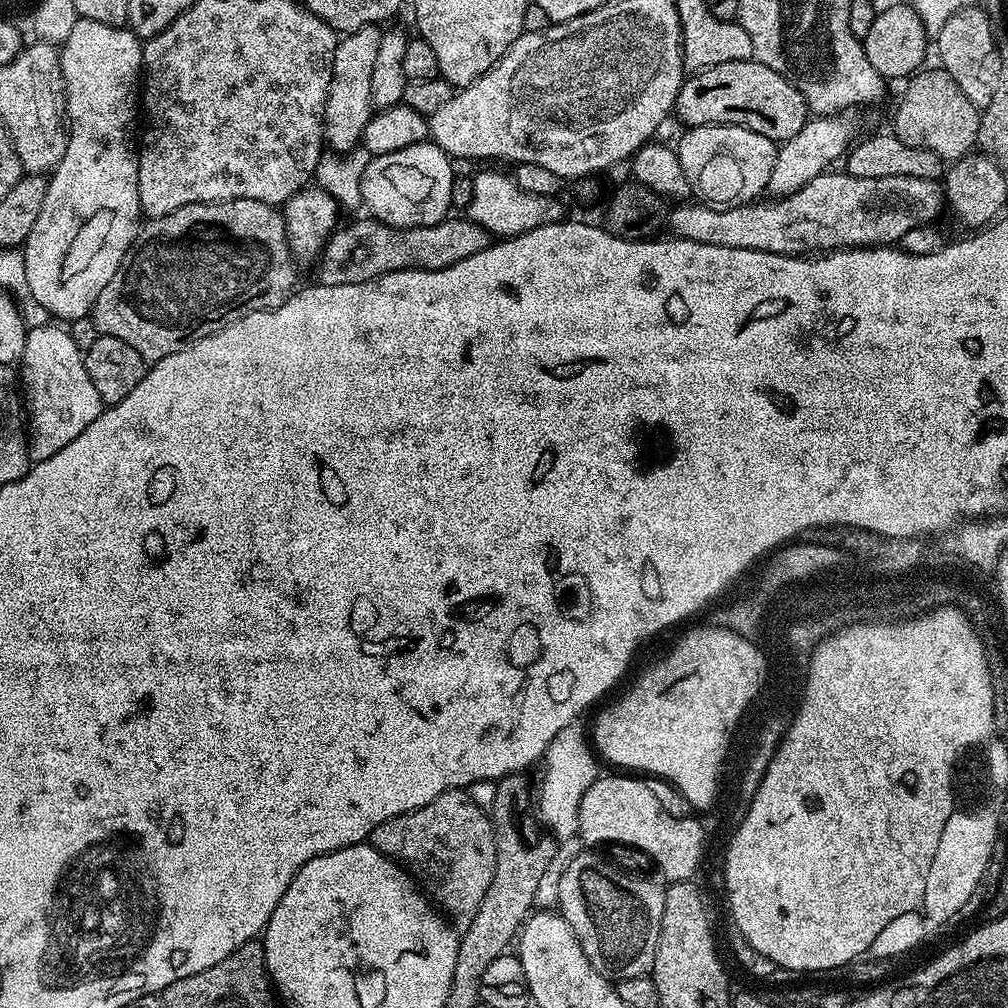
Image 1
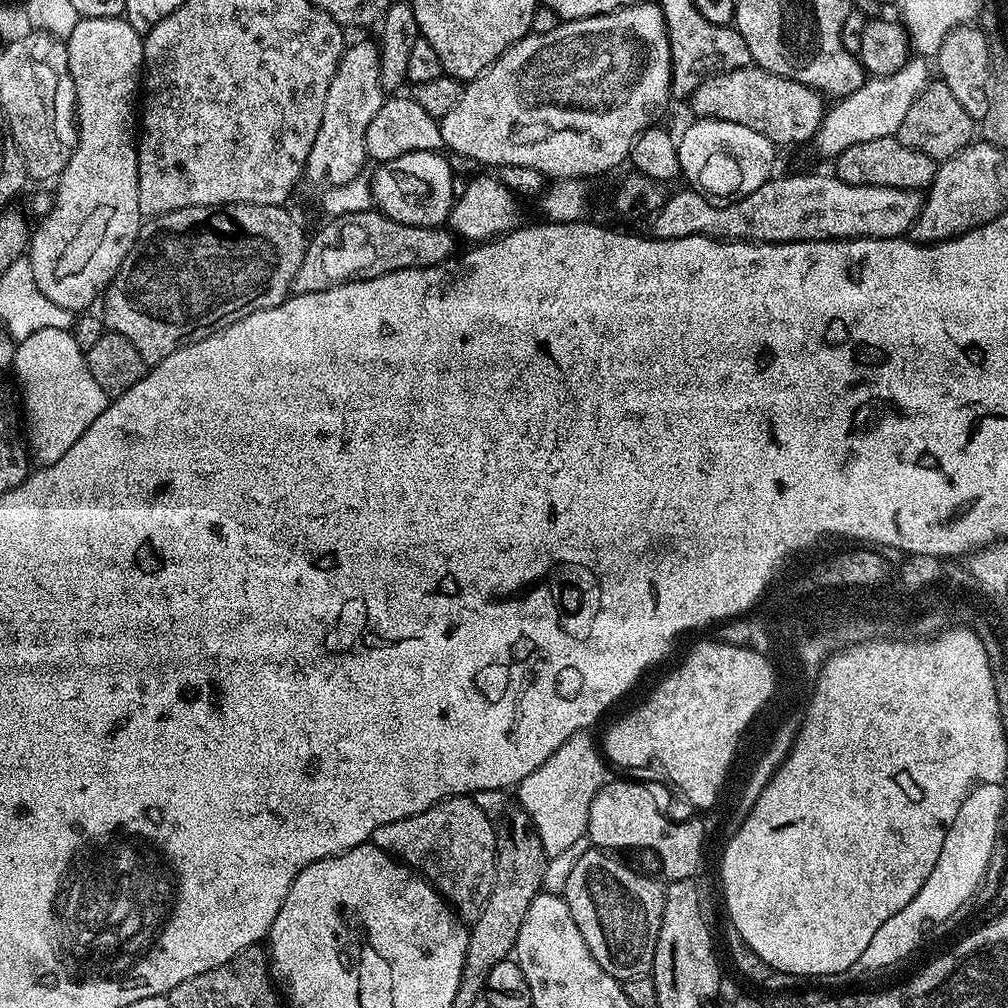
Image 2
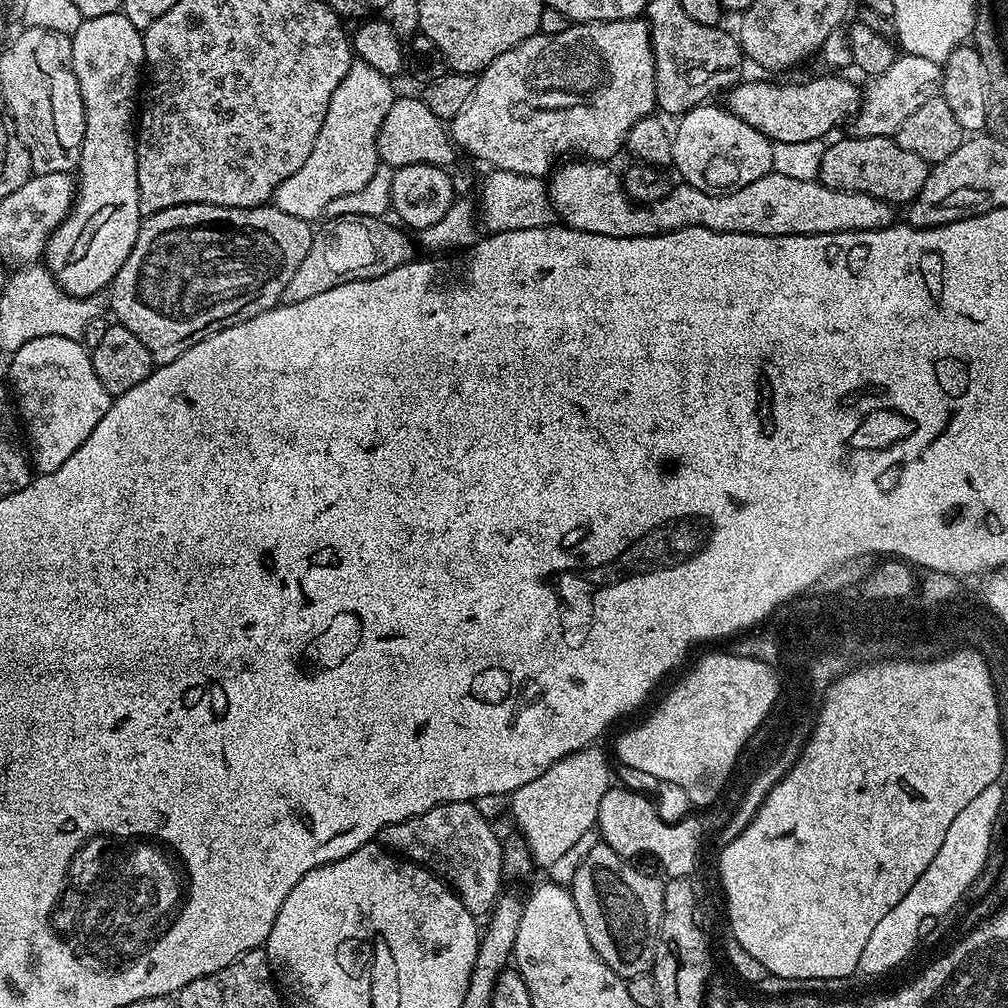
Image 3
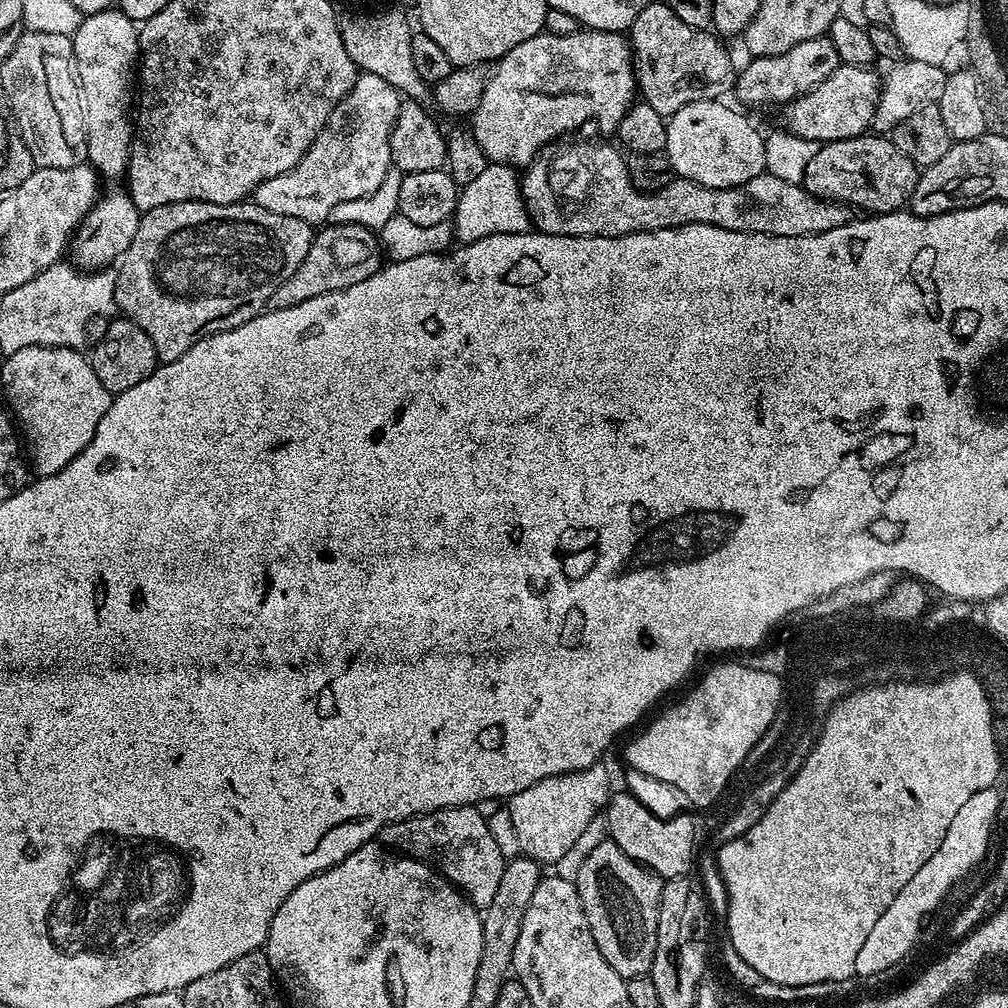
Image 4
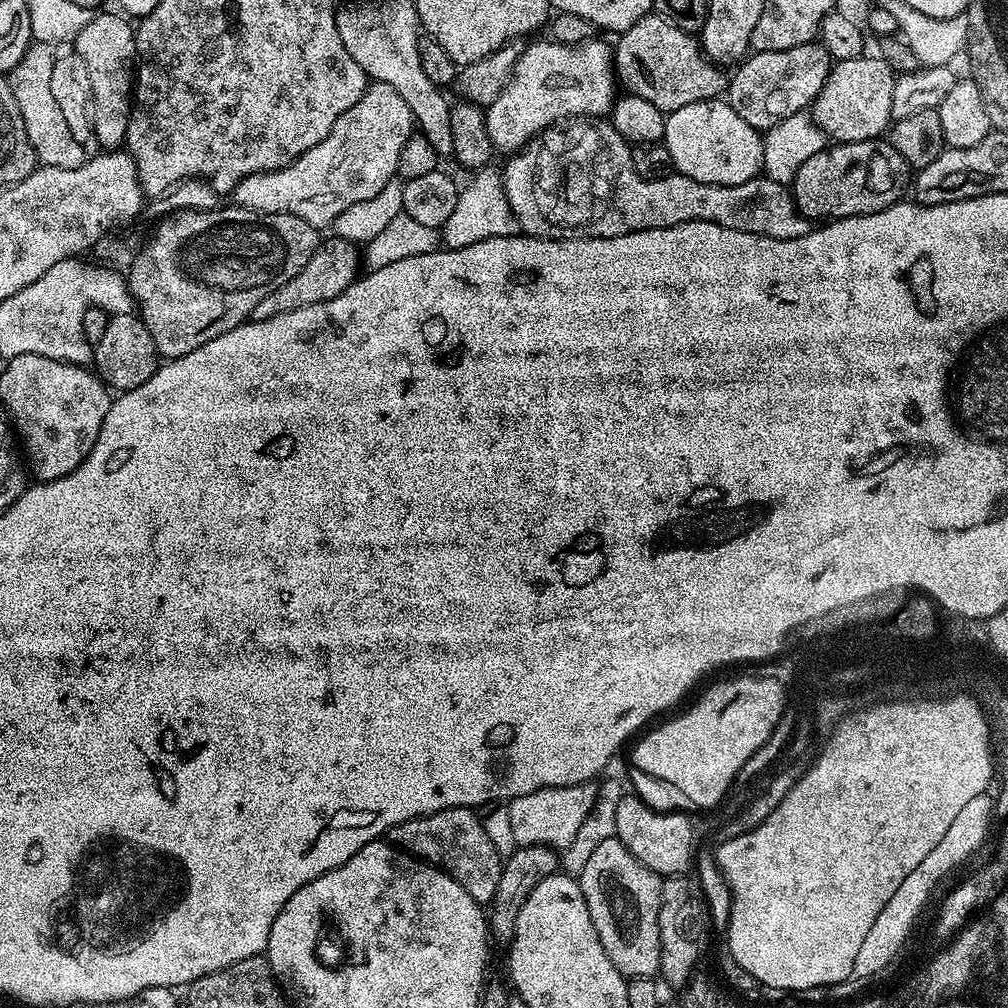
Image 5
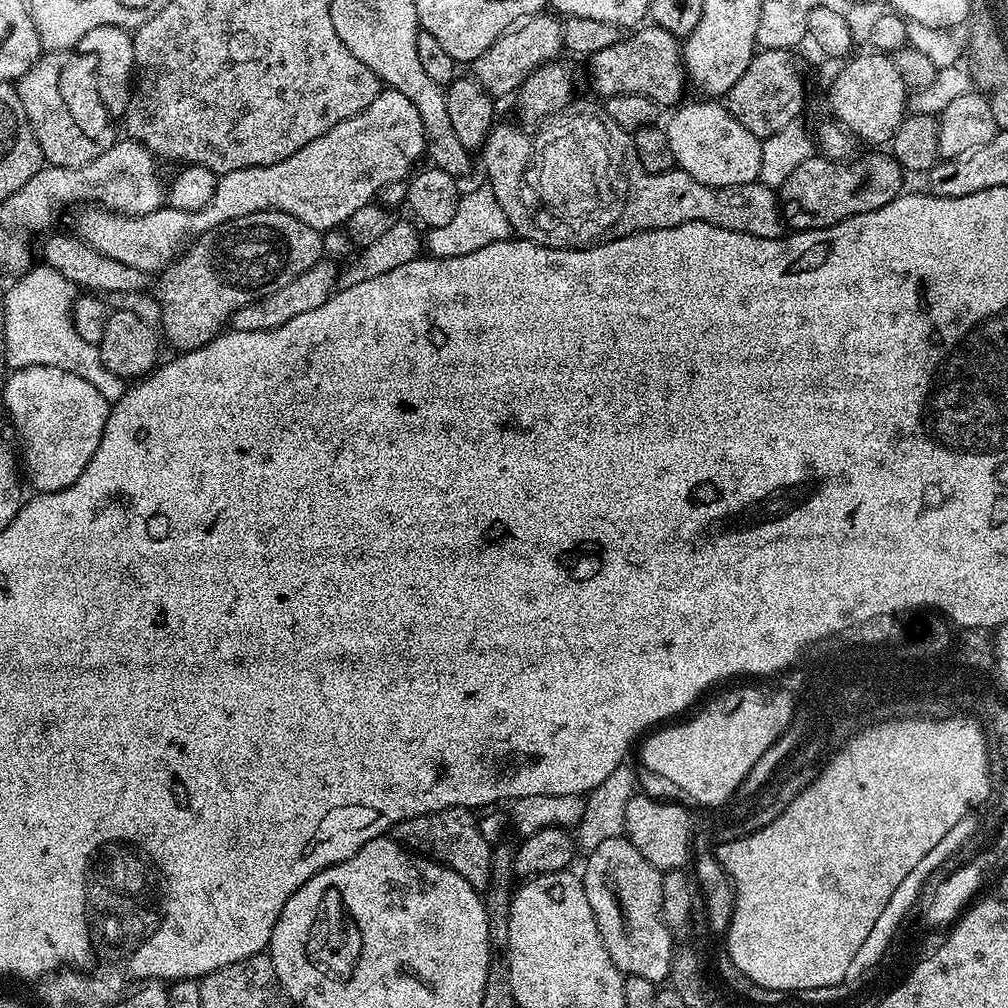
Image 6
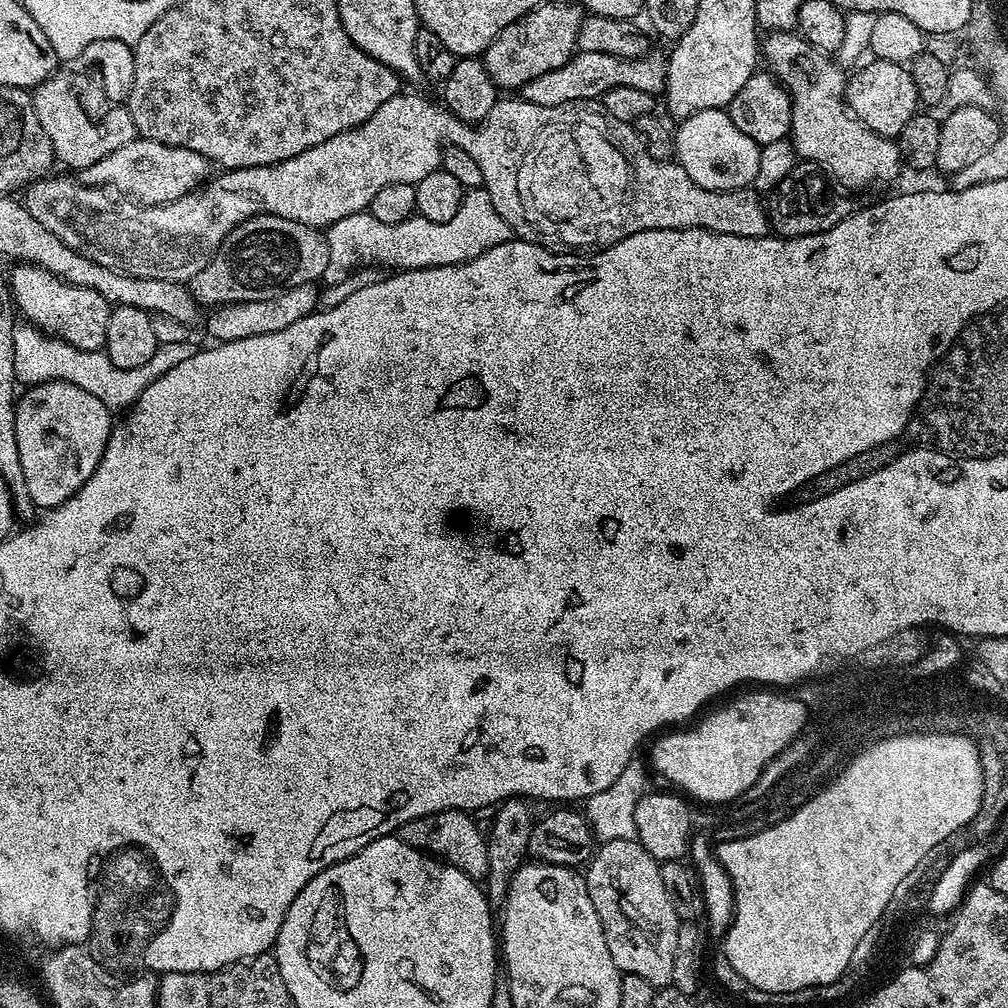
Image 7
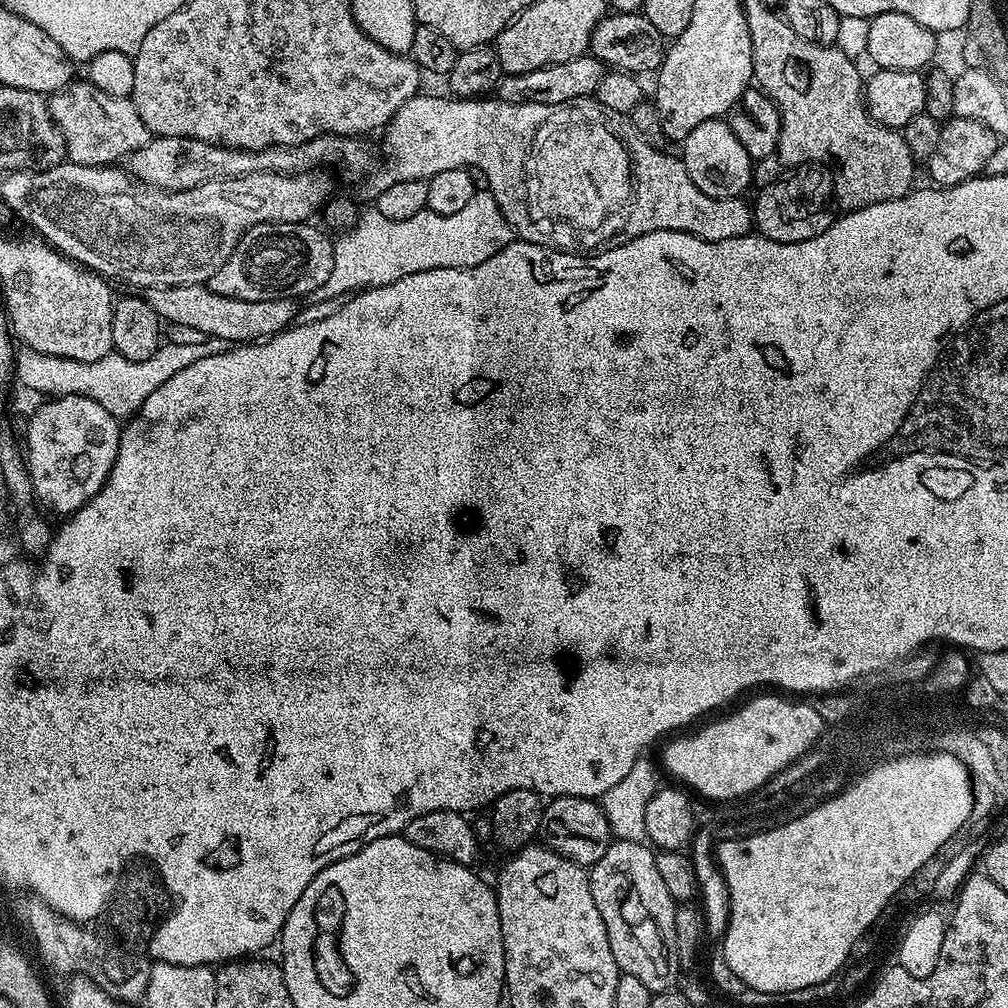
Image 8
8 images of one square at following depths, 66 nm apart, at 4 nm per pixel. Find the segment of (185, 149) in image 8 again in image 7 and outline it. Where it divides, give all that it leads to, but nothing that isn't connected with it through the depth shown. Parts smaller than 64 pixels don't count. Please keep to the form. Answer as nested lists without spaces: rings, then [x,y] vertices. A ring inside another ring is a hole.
[[[137,138],[114,150],[114,154],[106,154],[106,158],[88,168],[79,169],[78,179],[82,184],[107,186],[125,197],[135,198],[141,204],[169,204],[197,191],[209,179],[208,168],[208,159],[194,150]]]

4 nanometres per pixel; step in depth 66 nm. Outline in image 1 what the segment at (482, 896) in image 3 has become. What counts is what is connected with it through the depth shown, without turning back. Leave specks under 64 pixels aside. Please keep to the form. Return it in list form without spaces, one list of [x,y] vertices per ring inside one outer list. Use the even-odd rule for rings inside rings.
[[[451,788],[418,810],[382,822],[382,826],[372,831],[370,843],[383,856],[390,857],[415,877],[419,887],[447,917],[453,928],[463,930],[470,926],[470,922],[474,922],[474,914],[478,914],[478,906],[482,906],[482,898],[486,898],[486,890],[490,890],[490,878],[494,878],[496,835],[489,813],[474,804],[467,790]]]

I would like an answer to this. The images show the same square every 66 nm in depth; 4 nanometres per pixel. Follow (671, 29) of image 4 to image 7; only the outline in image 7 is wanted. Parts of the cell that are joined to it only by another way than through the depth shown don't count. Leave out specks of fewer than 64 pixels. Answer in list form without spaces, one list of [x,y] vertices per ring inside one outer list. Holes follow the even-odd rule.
[[[650,50],[638,58],[618,58],[614,54],[590,54],[577,51],[558,70],[550,70],[518,89],[519,99],[530,102],[534,106],[562,106],[581,102],[596,102],[610,90],[618,86],[630,86],[634,90],[646,90],[653,94],[664,91],[664,83],[668,77],[668,61],[656,50]]]

